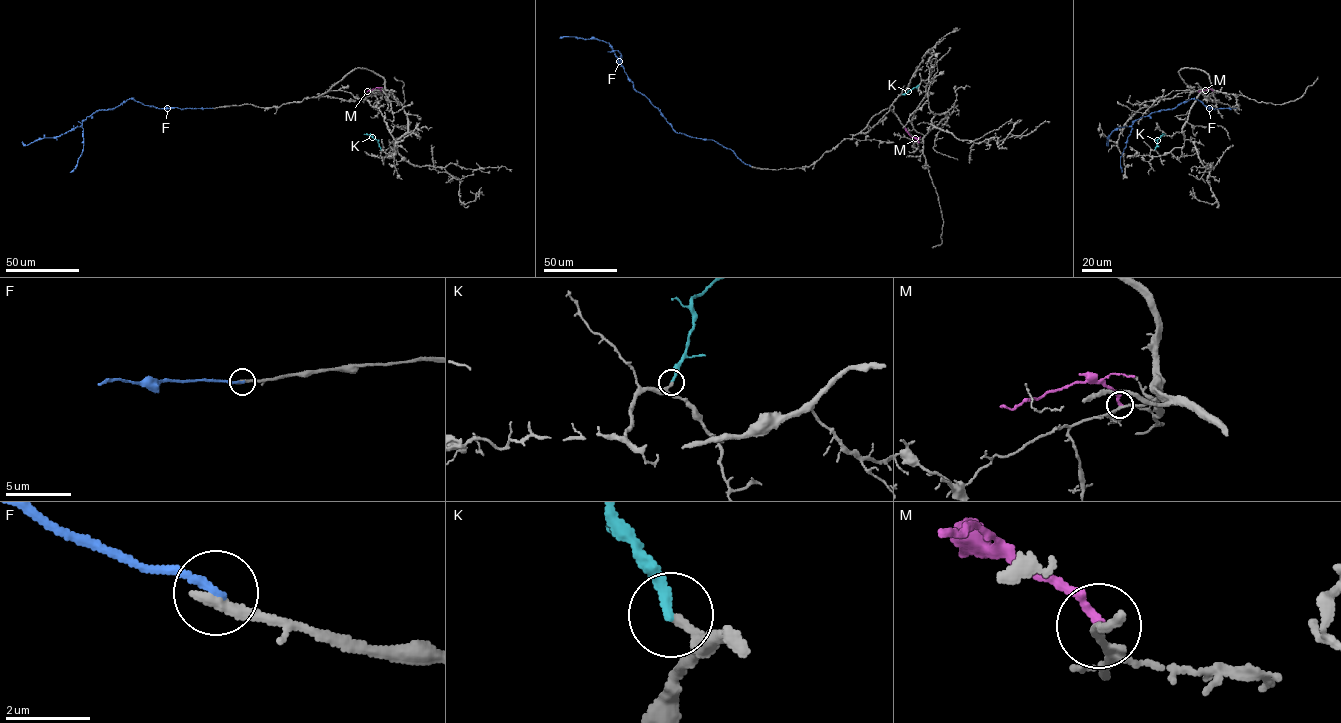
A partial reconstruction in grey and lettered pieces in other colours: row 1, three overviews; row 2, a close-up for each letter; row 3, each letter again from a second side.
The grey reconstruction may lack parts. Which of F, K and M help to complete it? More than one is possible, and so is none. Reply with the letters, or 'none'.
K

